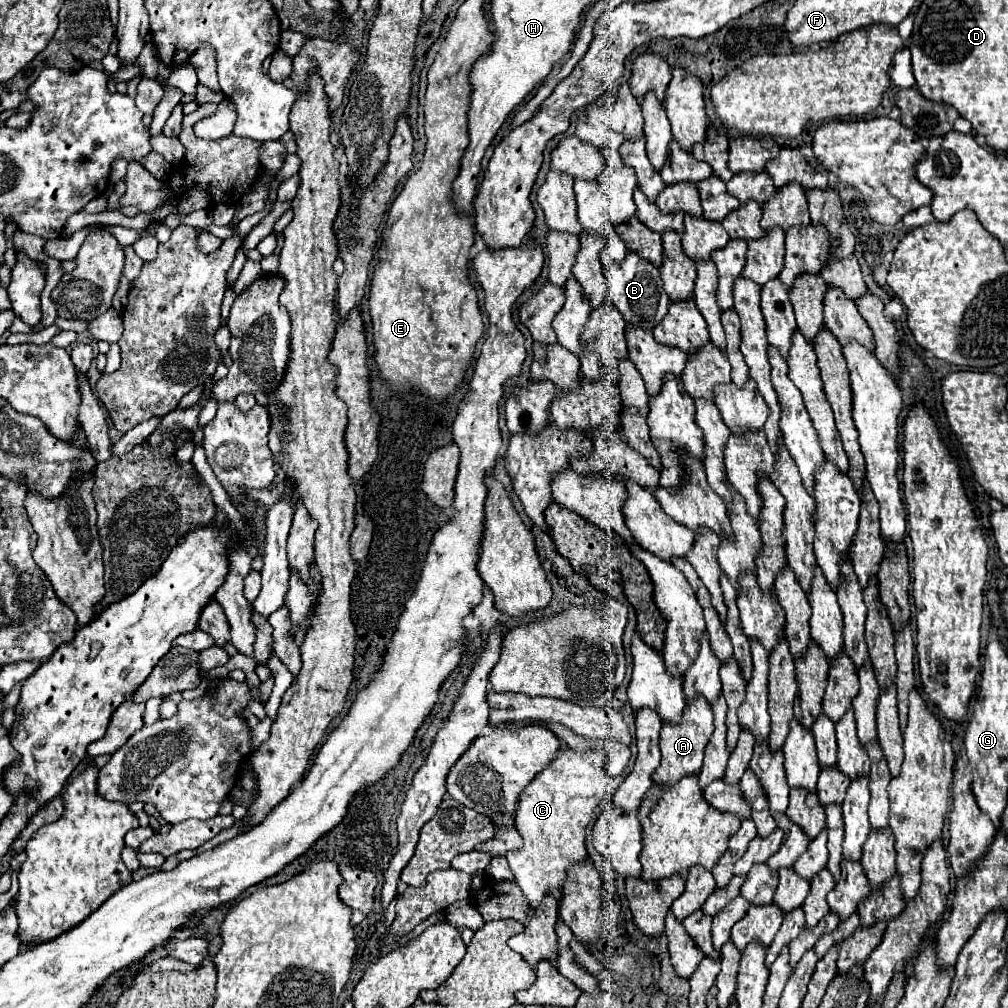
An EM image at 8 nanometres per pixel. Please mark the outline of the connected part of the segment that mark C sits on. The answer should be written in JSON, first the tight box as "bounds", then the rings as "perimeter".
{"bounds":[508,747,614,907],"perimeter":[[[562,747],[556,755],[556,759],[538,773],[532,783],[526,787],[526,793],[520,795],[518,803],[518,819],[516,829],[524,839],[522,851],[514,851],[514,855],[508,855],[508,865],[516,877],[518,887],[524,891],[530,907],[538,907],[546,895],[560,895],[564,889],[566,873],[574,863],[582,863],[588,859],[586,851],[586,825],[592,819],[594,807],[614,791],[614,779],[606,771],[606,753],[600,749],[578,753],[570,751],[568,747]]]}

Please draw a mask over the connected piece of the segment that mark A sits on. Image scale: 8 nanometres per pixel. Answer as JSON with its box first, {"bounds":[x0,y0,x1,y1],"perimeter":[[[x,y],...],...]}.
{"bounds":[654,695,714,789],"perimeter":[[[696,695],[684,707],[684,713],[682,713],[682,717],[680,717],[678,723],[668,723],[666,721],[662,725],[662,729],[666,729],[666,731],[660,731],[662,761],[656,767],[656,771],[654,771],[654,783],[656,785],[660,785],[662,789],[666,789],[666,787],[670,787],[670,783],[676,783],[682,777],[700,771],[702,759],[704,759],[704,747],[710,741],[710,735],[714,731],[712,721],[714,721],[714,715],[712,715],[710,703],[702,695]]]}

